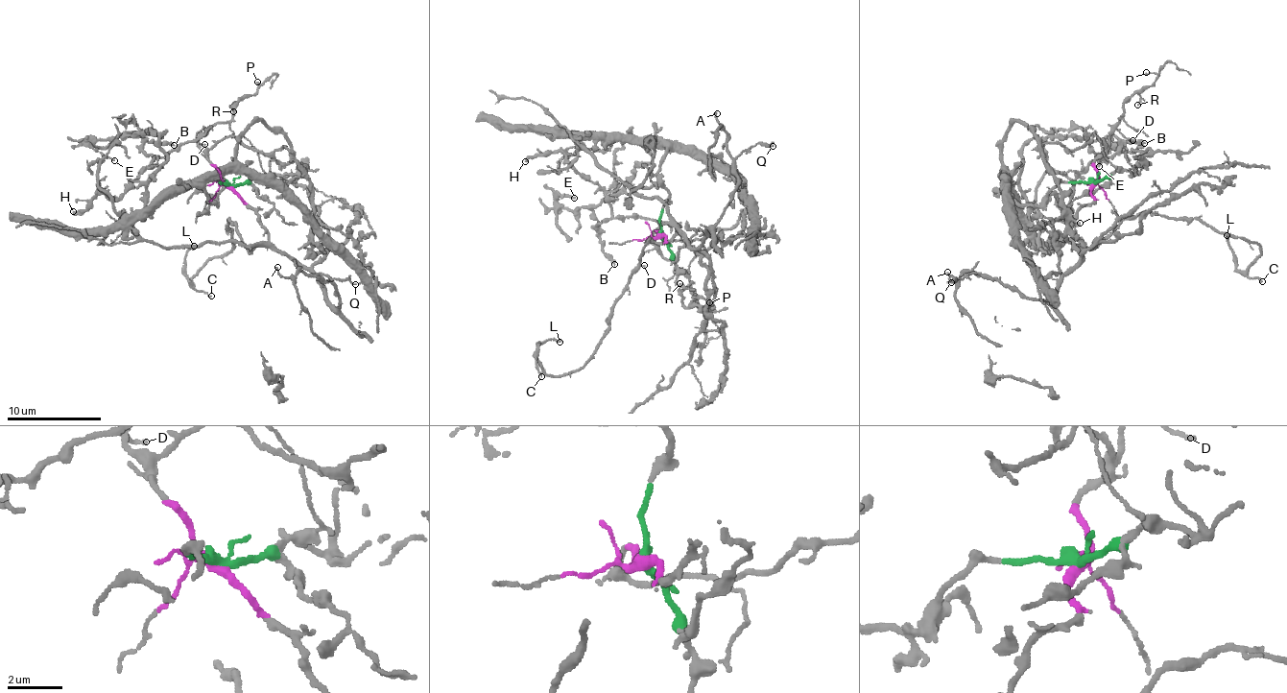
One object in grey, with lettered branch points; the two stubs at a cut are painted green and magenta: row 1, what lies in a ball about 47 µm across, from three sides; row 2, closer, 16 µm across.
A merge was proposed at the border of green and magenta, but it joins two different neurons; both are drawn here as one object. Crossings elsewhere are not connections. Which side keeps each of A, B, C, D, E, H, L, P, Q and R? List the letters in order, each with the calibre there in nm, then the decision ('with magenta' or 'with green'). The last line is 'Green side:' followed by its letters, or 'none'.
A: 80 nm | with magenta
B: 240 nm | with green
C: 120 nm | with magenta
D: 120 nm | with magenta
E: 150 nm | with green
H: 240 nm | with green
L: 170 nm | with magenta
P: 110 nm | with magenta
Q: 110 nm | with magenta
R: 130 nm | with magenta
Green side: B, E, H

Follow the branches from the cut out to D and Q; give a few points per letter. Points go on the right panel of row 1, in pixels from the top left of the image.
D: (1094, 181), (1097, 178), (1096, 157), (1107, 144), (1110, 131), (1117, 130), (1132, 141)
Q: (1094, 181), (1070, 237), (1080, 259), (1054, 298), (1022, 295), (979, 273), (952, 281)

